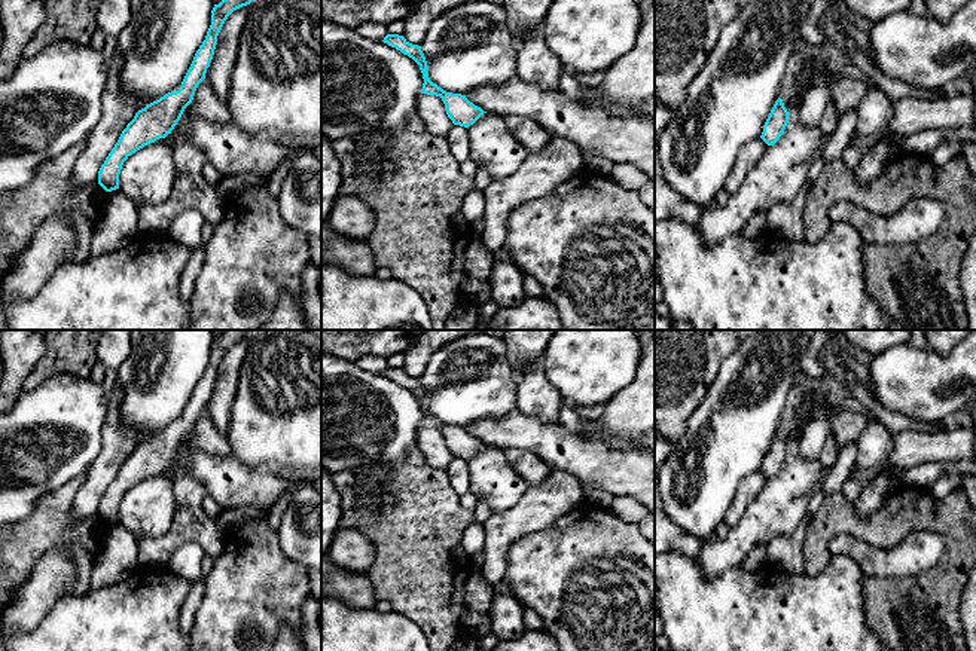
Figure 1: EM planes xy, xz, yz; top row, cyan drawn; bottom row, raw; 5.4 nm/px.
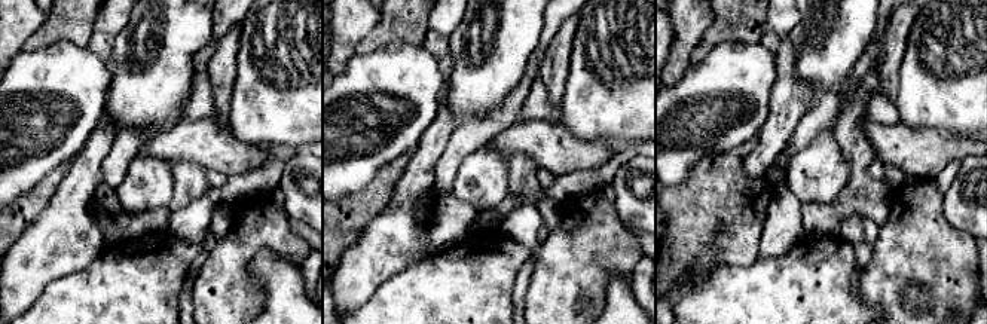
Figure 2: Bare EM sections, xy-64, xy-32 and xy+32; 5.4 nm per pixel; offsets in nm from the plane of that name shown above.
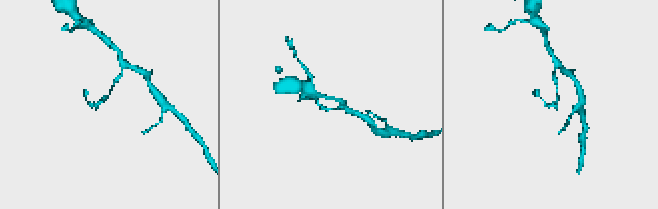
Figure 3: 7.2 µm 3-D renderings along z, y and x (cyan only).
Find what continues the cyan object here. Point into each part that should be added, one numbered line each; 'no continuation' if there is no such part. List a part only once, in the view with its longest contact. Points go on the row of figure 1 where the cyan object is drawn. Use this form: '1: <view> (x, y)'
no continuation

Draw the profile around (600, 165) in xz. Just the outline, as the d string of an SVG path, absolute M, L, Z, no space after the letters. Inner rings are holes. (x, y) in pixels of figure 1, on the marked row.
M588 156L586 169L598 175L607 175L613 165L611 161L603 156Z

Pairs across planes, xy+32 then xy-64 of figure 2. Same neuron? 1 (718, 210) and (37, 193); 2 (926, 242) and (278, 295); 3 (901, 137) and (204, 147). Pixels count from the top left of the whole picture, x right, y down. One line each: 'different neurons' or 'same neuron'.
1: same neuron
2: different neurons
3: same neuron

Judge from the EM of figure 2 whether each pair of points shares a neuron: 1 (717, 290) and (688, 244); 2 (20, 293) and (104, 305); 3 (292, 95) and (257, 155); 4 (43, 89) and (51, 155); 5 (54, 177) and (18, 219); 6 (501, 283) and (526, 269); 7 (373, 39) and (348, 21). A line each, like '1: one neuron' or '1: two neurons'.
1: two neurons
2: two neurons
3: two neurons
4: one neuron
5: one neuron
6: two neurons
7: two neurons

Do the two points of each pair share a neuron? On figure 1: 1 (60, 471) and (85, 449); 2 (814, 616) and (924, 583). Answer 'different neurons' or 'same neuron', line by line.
1: same neuron
2: different neurons

